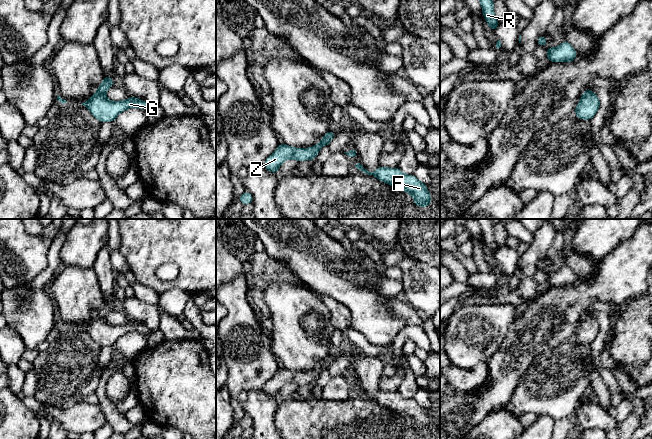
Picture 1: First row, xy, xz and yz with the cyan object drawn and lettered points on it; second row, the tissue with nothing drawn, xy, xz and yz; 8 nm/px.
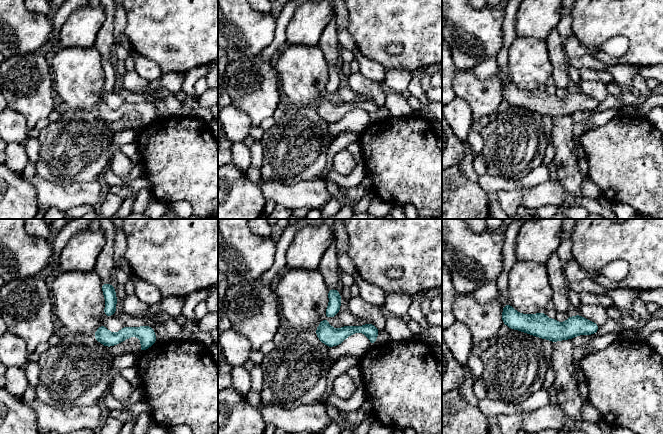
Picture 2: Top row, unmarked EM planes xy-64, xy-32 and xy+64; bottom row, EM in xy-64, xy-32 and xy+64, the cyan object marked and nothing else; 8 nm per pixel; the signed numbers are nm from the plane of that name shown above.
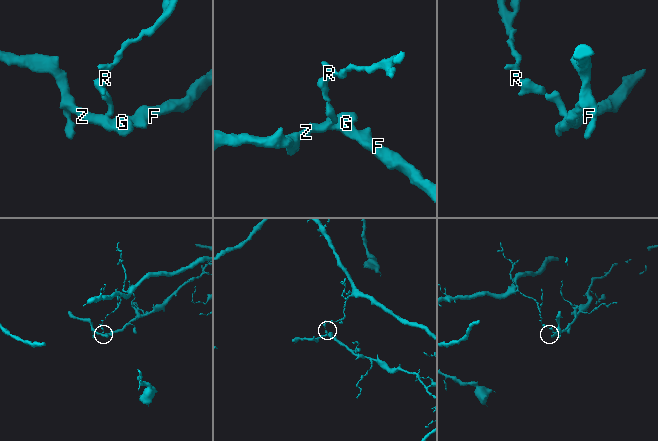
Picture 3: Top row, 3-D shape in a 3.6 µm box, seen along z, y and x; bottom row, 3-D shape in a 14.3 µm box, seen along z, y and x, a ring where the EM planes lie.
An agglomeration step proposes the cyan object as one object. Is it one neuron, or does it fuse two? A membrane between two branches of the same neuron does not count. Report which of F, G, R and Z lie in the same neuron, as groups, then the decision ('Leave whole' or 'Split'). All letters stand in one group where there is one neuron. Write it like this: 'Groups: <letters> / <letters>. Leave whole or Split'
Groups: F G Z / R. Split

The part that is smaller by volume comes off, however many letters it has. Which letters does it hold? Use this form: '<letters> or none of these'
F, G, Z

